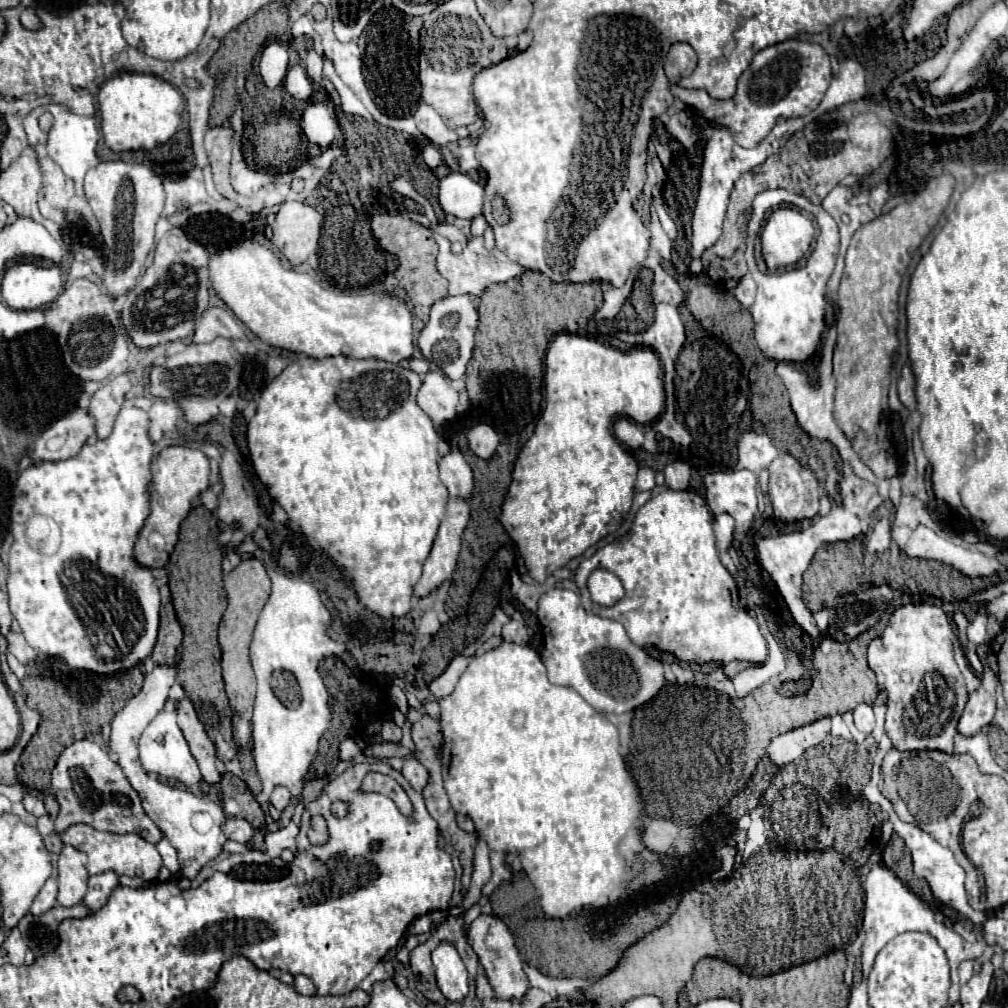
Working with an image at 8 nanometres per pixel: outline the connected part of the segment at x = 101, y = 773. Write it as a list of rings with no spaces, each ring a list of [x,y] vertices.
[[[80,740],[68,746],[52,770],[52,794],[60,804],[60,812],[56,816],[56,830],[64,832],[72,824],[88,824],[102,832],[112,834],[128,834],[136,832],[146,842],[158,844],[164,836],[160,828],[148,818],[142,808],[142,800],[138,792],[130,786],[128,778],[124,776],[122,768],[112,762],[106,750],[98,746],[94,740]]]

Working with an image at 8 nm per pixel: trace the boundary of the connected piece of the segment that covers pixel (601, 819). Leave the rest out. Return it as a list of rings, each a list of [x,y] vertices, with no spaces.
[[[502,642],[500,646],[484,652],[482,656],[476,656],[466,672],[460,676],[456,690],[440,700],[442,708],[442,734],[444,734],[444,746],[442,746],[442,764],[444,764],[444,788],[450,796],[450,804],[456,812],[462,812],[470,816],[476,824],[478,836],[482,836],[488,842],[490,850],[504,850],[514,852],[522,860],[522,868],[540,890],[540,906],[542,912],[550,918],[566,918],[574,910],[592,906],[604,896],[610,896],[620,884],[624,876],[624,858],[618,854],[618,844],[626,836],[626,832],[640,820],[642,816],[642,798],[638,796],[638,788],[626,770],[624,758],[620,756],[618,748],[618,728],[608,722],[600,712],[596,712],[576,690],[566,686],[554,686],[546,678],[546,666],[542,664],[538,652],[534,652],[530,646],[520,646],[512,642]]]

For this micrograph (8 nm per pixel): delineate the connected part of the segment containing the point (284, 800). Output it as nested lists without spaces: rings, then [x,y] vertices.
[[[278,786],[272,794],[270,794],[270,804],[276,808],[276,810],[284,810],[290,802],[290,794],[288,790],[284,790],[282,786]]]

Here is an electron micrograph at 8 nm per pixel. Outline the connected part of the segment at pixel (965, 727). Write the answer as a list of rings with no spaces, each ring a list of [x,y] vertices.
[[[984,666],[982,684],[978,690],[970,694],[964,714],[958,722],[960,734],[972,736],[992,722],[994,712],[996,712],[996,684],[998,684],[996,674],[990,670],[990,666]]]

